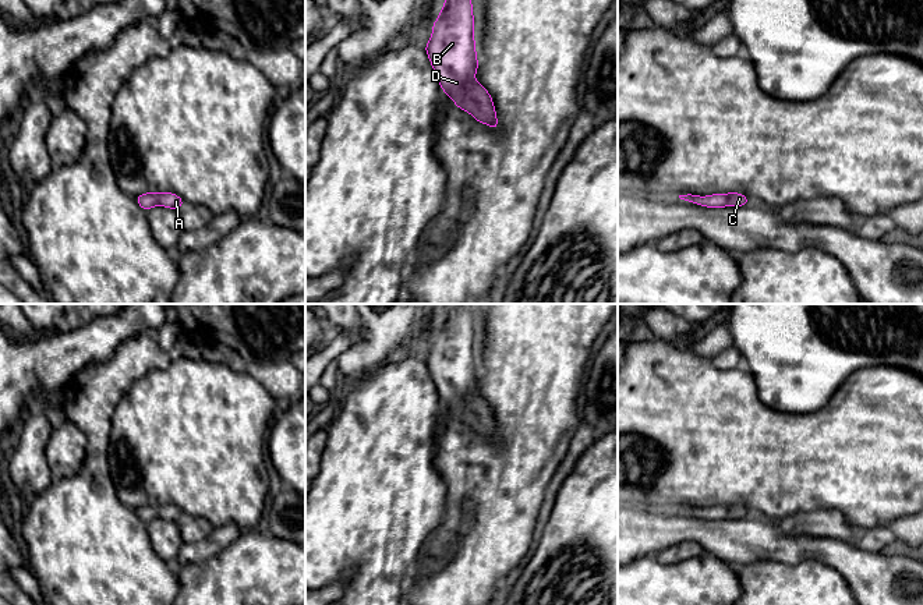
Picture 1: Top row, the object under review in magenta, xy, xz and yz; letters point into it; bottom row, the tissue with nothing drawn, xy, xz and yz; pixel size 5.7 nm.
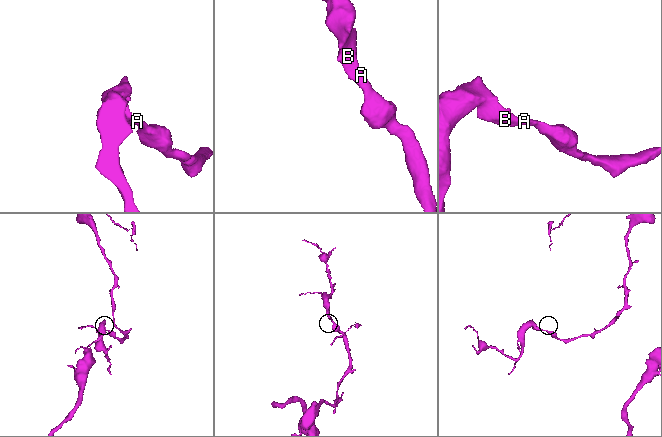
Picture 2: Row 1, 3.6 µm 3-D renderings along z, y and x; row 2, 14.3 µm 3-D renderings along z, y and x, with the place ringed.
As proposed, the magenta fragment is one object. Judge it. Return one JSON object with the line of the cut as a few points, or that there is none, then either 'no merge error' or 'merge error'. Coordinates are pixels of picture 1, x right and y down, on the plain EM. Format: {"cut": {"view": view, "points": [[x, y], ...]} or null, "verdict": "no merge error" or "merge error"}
{"cut": null, "verdict": "no merge error"}

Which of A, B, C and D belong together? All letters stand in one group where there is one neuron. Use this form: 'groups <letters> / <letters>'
groups A B C D

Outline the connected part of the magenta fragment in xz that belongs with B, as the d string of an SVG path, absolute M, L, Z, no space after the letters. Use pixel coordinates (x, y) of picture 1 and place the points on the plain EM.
M449 304L429 354L424 358L442 403L481 436L498 442L488 403L474 393L478 372L474 354L473 304Z

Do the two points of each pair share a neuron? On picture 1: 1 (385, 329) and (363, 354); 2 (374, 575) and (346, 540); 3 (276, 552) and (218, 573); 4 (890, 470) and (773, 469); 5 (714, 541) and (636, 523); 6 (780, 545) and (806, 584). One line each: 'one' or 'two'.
1: one
2: one
3: one
4: one
5: one
6: two

